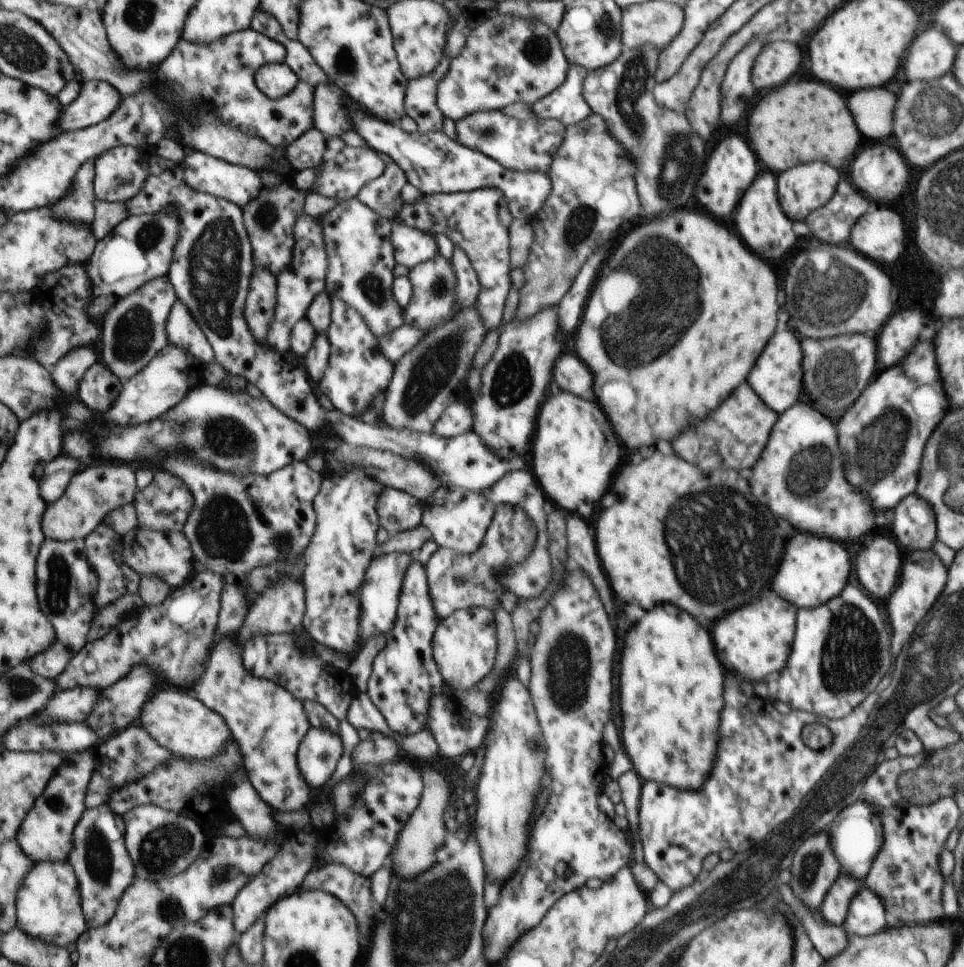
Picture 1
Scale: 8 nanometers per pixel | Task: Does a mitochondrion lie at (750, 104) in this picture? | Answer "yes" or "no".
no

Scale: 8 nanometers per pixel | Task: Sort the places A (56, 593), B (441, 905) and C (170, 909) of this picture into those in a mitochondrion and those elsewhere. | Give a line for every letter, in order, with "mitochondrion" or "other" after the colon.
A: mitochondrion
B: mitochondrion
C: mitochondrion

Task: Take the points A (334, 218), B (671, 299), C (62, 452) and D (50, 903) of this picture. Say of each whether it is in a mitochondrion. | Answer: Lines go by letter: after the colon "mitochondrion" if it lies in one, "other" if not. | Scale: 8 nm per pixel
A: other
B: mitochondrion
C: other
D: other

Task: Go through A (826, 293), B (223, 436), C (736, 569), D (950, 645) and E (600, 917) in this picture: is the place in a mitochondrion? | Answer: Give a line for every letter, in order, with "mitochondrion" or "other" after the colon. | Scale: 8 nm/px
A: mitochondrion
B: mitochondrion
C: mitochondrion
D: mitochondrion
E: other

